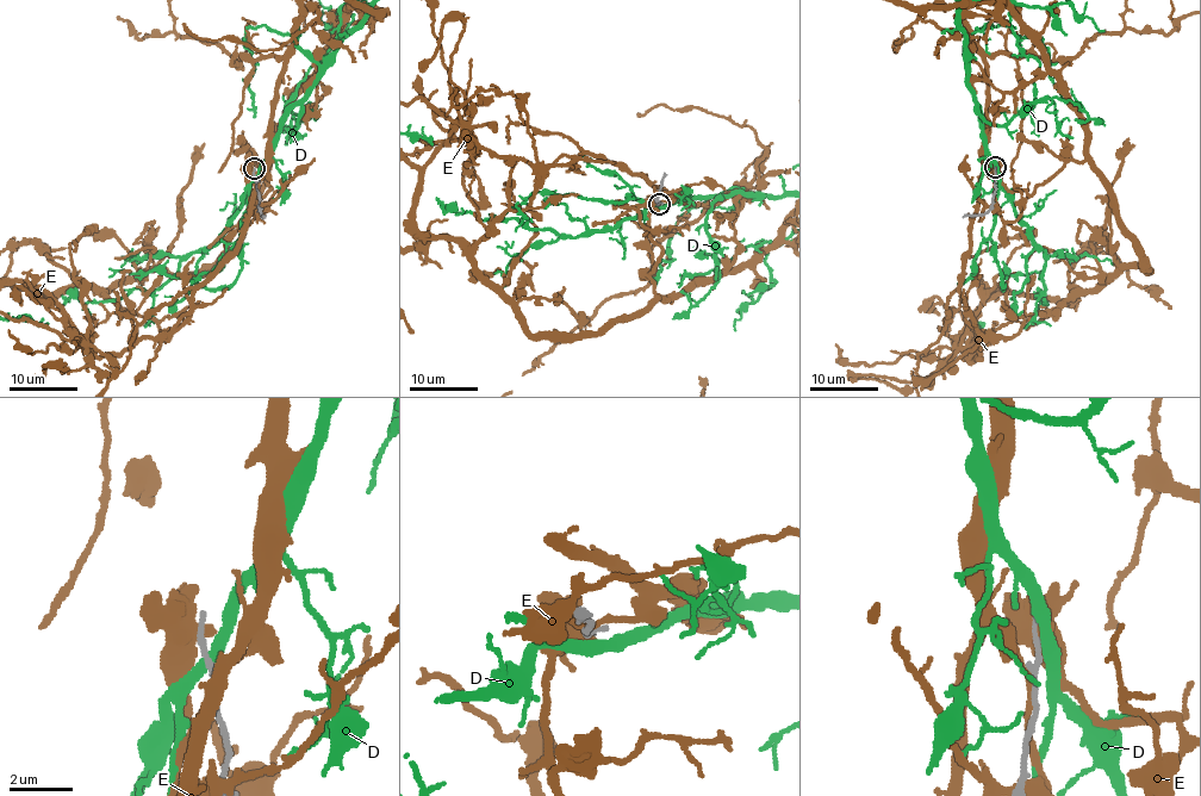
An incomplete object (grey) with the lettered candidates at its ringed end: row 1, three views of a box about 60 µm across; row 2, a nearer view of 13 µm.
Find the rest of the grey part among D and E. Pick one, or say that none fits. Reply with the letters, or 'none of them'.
none of them

